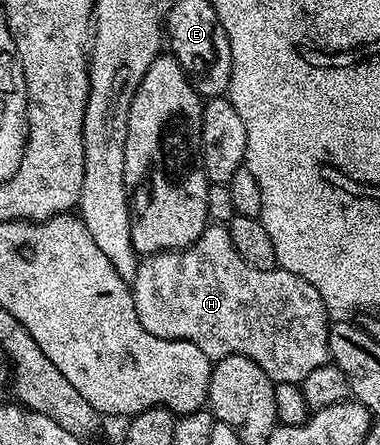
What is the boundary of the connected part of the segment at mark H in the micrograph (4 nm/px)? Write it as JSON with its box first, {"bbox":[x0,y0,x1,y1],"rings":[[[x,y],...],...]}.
{"bbox":[132,225,332,385],"rings":[[[208,225],[191,247],[145,256],[135,270],[132,290],[140,325],[144,325],[148,333],[161,339],[188,341],[211,361],[229,355],[248,357],[248,361],[256,361],[256,365],[260,365],[260,369],[264,369],[278,385],[301,384],[312,369],[320,369],[320,365],[331,362],[328,337],[332,319],[320,293],[316,293],[304,277],[296,277],[296,273],[252,269],[252,265],[236,253],[229,226]]]}

